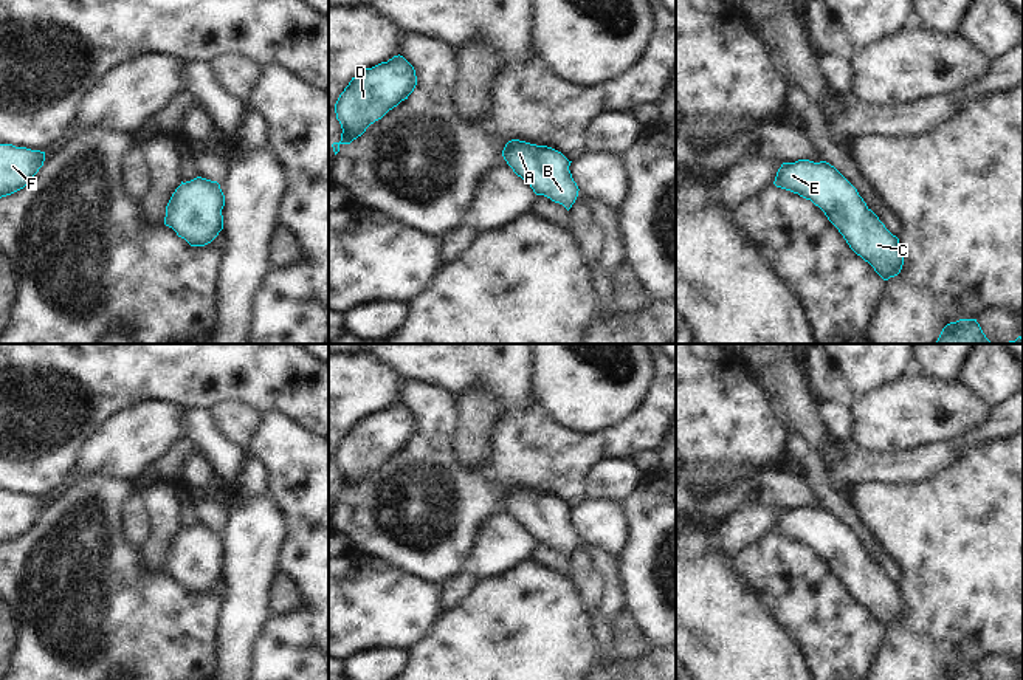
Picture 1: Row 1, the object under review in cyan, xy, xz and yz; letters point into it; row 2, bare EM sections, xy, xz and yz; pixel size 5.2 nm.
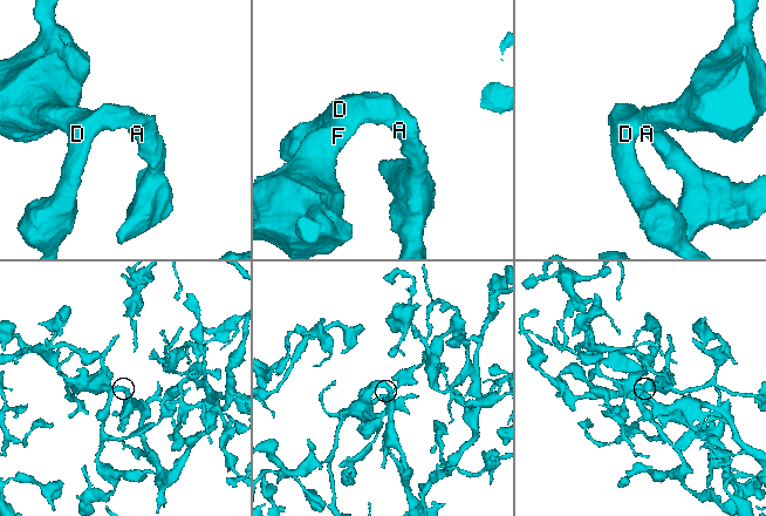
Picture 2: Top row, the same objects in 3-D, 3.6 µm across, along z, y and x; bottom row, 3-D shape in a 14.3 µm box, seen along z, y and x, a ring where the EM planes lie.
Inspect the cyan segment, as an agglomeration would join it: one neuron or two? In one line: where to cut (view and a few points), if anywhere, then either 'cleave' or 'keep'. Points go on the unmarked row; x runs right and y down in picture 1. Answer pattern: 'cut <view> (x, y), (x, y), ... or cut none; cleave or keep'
cut none; keep

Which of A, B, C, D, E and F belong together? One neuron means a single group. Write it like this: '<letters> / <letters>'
A B C D E F

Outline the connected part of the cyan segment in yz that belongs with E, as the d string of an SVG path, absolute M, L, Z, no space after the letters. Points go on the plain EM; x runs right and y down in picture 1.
M809 507L783 510L773 531L818 553L849 595L884 627L901 620L904 601L899 586L885 575L857 536L834 513Z

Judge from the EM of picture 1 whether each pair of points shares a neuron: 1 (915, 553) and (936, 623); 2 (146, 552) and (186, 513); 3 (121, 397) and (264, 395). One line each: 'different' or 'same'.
1: same
2: different
3: same

